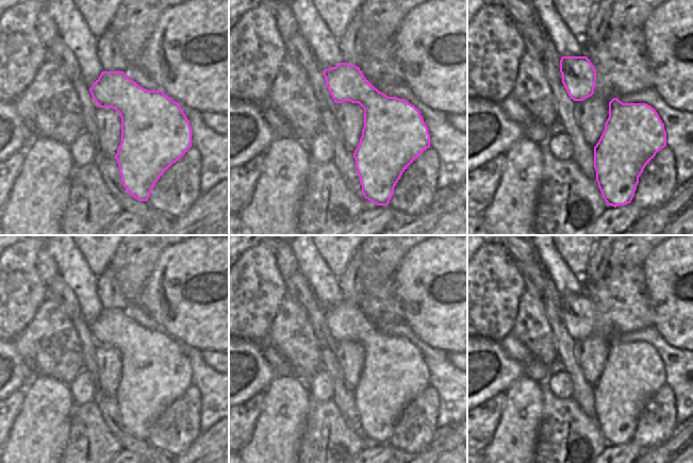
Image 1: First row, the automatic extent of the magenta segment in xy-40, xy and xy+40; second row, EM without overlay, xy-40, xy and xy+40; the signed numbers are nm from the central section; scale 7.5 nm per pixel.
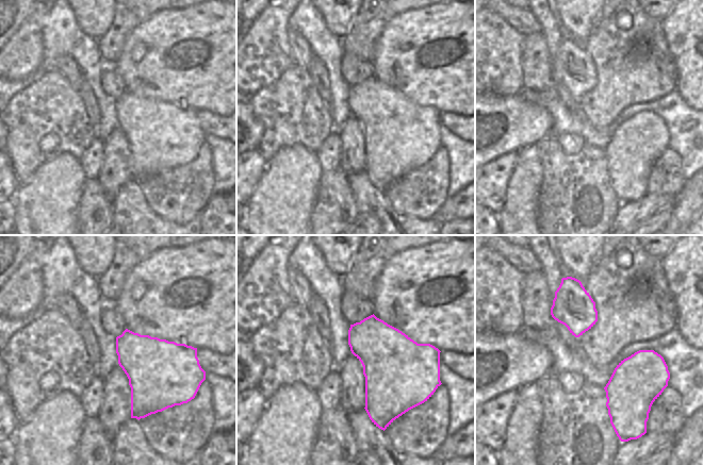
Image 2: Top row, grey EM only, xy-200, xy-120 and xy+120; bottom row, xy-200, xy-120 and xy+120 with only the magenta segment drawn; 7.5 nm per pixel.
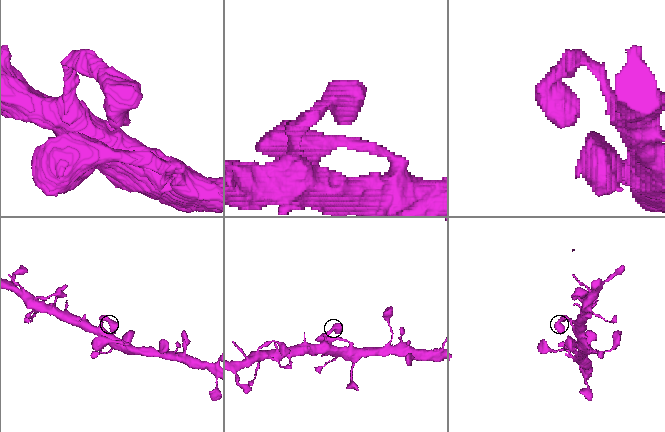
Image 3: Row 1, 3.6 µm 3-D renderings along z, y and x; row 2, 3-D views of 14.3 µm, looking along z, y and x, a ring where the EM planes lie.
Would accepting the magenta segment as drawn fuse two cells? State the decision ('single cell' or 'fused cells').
single cell

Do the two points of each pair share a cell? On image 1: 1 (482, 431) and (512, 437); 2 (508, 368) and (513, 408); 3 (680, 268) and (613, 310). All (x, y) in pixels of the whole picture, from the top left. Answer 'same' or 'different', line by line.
1: different
2: different
3: different

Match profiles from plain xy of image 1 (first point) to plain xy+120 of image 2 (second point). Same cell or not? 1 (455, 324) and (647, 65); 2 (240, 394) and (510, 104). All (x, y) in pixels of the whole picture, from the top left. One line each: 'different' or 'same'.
1: different
2: same

